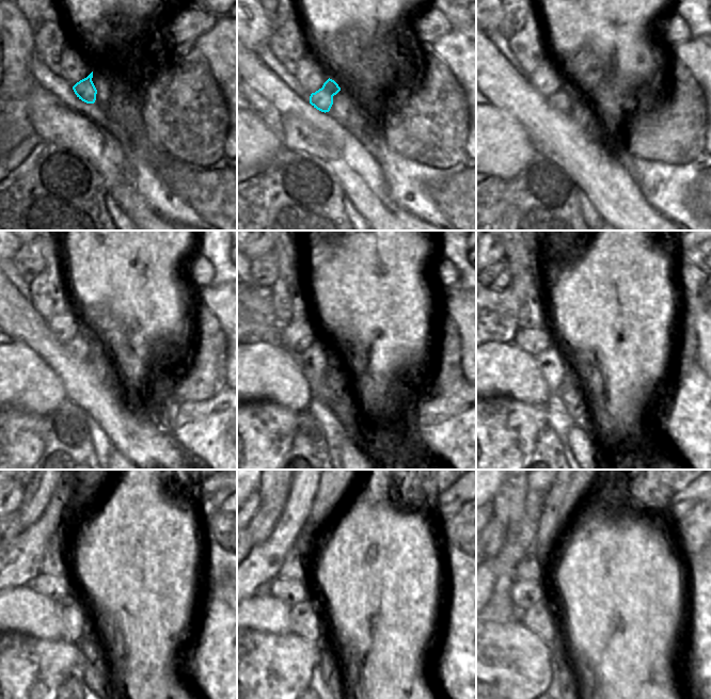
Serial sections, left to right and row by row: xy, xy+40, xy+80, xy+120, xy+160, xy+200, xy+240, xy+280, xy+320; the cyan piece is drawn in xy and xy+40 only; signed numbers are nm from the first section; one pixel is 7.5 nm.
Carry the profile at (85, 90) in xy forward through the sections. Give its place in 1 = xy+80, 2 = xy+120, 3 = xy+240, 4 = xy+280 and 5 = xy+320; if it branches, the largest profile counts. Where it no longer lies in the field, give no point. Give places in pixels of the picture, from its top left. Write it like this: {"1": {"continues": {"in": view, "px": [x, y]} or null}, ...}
{"1": {"continues": {"in": "xy+80", "px": [561, 101]}}, "2": {"continues": {"in": "xy+120", "px": [79, 347]}}, "3": {"continues": {"in": "xy+240", "px": [69, 610]}}, "4": {"continues": {"in": "xy+280", "px": [305, 621]}}, "5": {"continues": {"in": "xy+320", "px": [539, 619]}}}

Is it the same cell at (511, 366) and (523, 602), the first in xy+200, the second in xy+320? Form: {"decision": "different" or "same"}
{"decision": "different"}

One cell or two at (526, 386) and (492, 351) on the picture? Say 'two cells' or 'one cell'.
one cell

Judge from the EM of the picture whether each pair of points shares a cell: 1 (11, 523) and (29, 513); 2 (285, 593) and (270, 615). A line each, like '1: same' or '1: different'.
1: different
2: different

